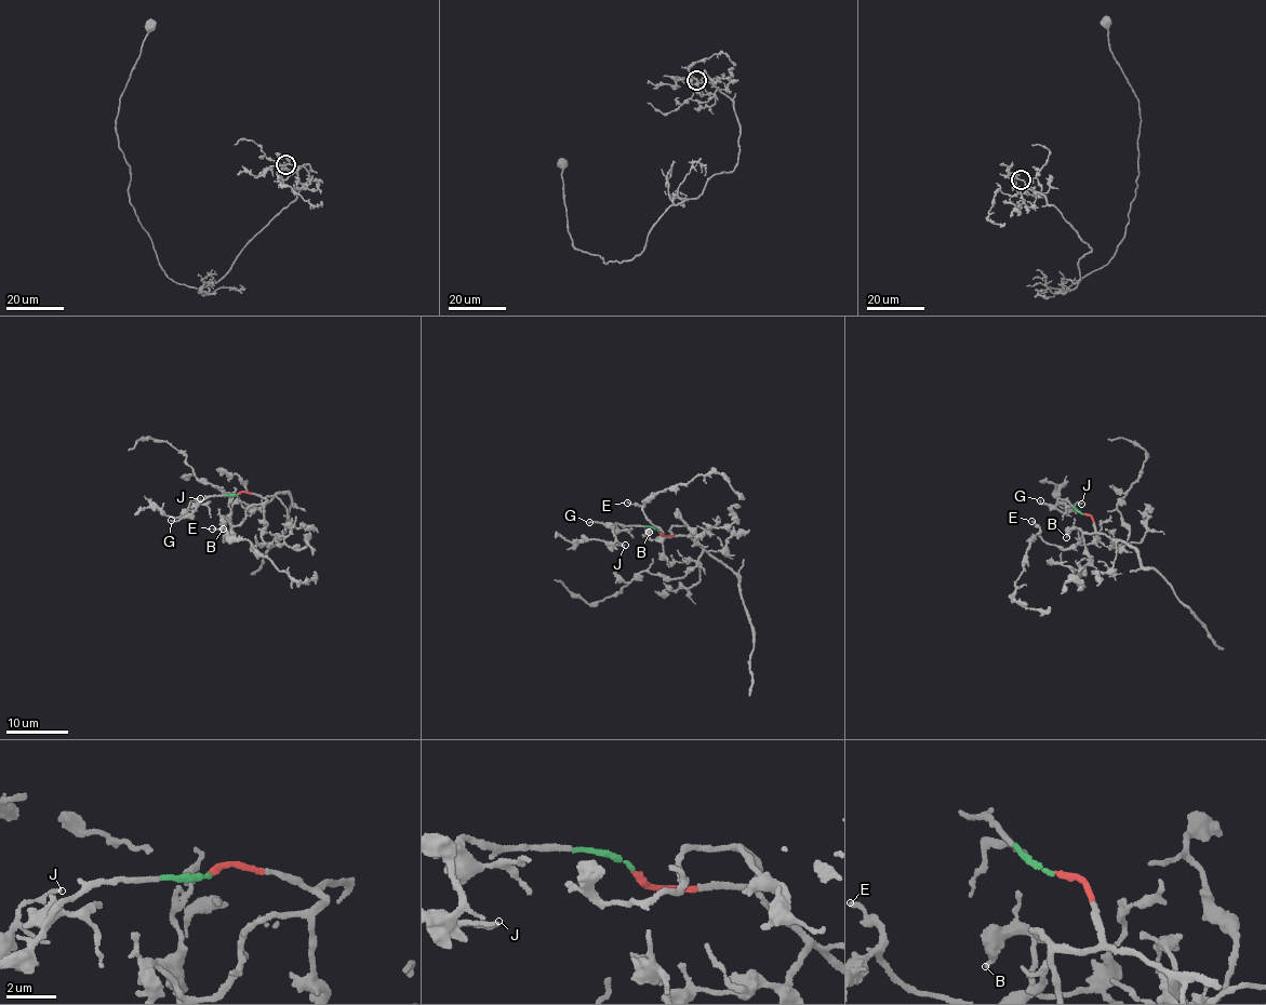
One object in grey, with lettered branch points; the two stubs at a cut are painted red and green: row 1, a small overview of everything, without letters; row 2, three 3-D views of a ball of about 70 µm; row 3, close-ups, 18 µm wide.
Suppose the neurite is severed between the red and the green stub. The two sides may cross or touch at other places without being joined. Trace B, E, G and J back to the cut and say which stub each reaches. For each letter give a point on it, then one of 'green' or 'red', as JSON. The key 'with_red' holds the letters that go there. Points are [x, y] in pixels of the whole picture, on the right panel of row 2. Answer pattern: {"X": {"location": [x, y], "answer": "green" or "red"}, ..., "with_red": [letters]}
{"B": {"location": [1066, 537], "answer": "red"}, "E": {"location": [1031, 521], "answer": "red"}, "G": {"location": [1040, 500], "answer": "green"}, "J": {"location": [1081, 504], "answer": "green"}, "with_red": ["B", "E"]}

